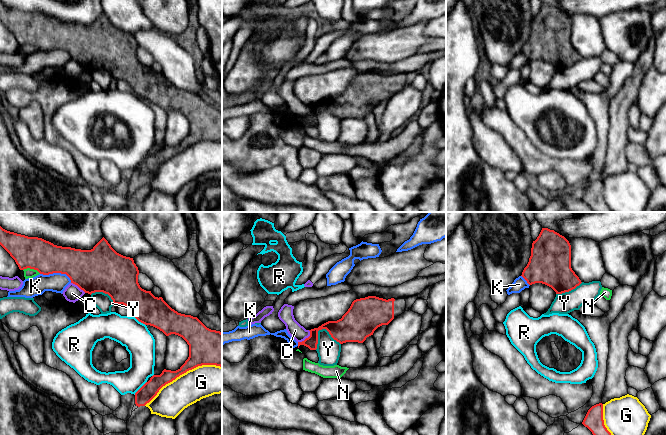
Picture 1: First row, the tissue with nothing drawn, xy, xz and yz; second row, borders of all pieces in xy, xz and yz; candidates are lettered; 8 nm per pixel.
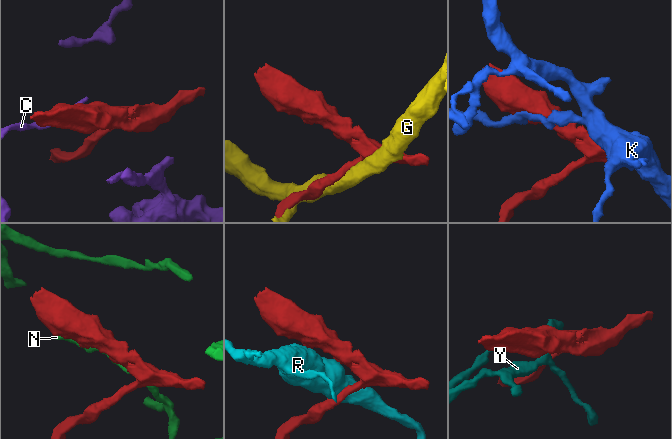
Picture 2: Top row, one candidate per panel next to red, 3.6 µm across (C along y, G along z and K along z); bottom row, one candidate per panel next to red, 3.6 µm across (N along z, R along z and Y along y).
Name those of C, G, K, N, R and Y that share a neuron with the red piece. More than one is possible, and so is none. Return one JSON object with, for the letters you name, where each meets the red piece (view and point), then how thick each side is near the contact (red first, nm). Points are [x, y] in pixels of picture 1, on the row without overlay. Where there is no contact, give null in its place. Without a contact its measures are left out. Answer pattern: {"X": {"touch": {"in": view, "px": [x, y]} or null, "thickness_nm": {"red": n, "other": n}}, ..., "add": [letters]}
{"add": []}

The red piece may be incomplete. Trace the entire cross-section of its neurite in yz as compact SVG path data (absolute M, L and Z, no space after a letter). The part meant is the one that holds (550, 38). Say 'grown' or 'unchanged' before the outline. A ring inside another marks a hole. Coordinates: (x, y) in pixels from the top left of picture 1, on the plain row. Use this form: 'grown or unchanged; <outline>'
unchanged; M542 4L539 12L532 19L531 32L521 51L529 61L542 59L551 63L556 70L569 68L582 58L571 44L571 21L559 9Z

